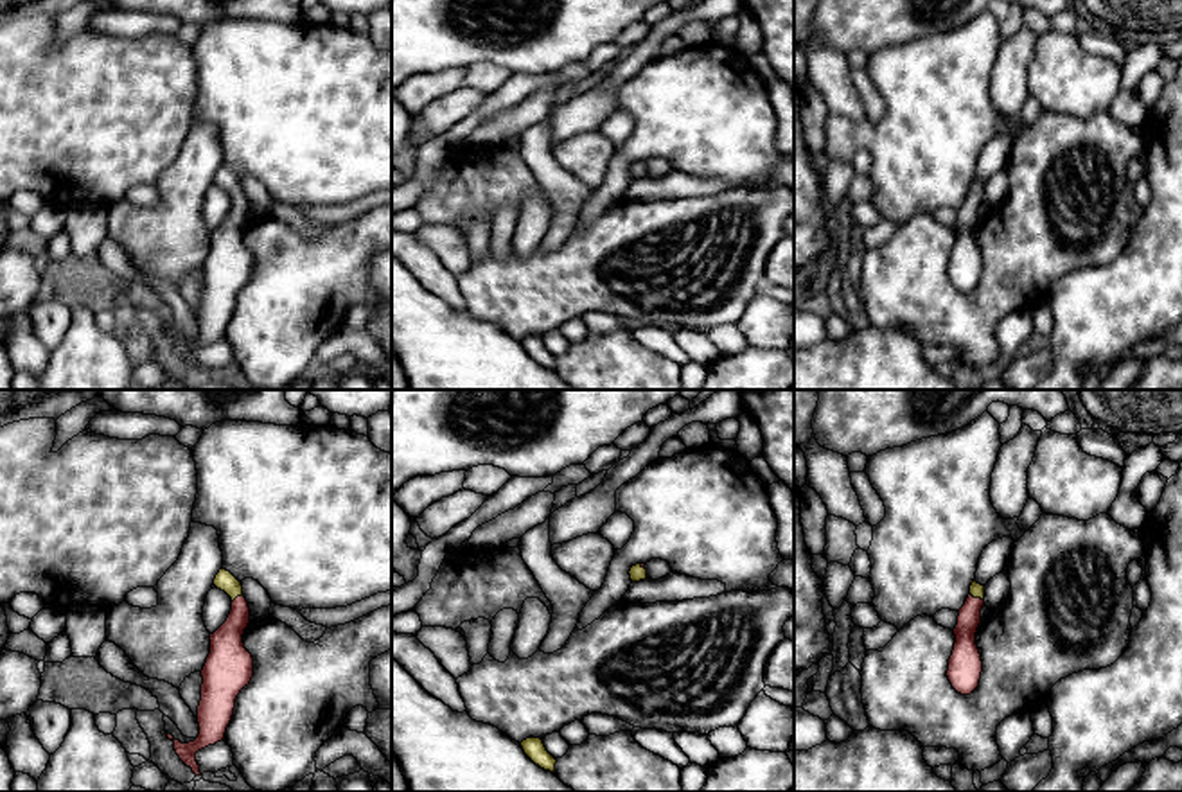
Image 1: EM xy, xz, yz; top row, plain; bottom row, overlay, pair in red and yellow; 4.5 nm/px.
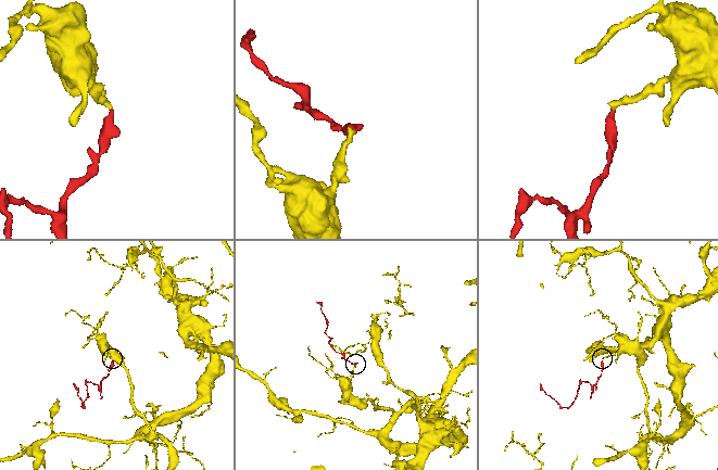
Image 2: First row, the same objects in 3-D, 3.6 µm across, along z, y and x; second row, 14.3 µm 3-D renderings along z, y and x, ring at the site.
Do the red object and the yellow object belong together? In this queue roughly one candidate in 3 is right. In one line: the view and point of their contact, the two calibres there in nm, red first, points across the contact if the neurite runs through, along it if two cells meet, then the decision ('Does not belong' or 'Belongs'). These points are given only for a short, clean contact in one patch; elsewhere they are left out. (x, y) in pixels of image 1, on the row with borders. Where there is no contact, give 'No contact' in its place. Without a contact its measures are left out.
Touches red at yz (976, 598). Thickness 120 nm (red) against 60 nm. Path across: yz (965, 652), (965, 629), (976, 598), (976, 589). Belongs

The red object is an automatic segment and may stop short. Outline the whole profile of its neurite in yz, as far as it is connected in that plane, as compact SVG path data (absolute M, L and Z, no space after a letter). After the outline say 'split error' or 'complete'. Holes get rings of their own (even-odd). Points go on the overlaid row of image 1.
M975 580L965 605L957 611L957 625L954 629L956 643L948 659L947 677L952 688L961 695L970 695L979 686L983 661L975 645L975 632L981 623L981 609L984 605L984 585Z; split error

